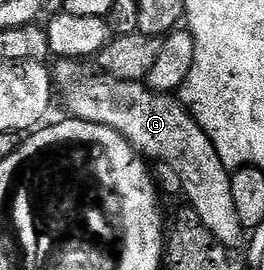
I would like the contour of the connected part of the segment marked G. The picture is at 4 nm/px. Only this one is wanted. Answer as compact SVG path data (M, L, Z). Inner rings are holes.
M61 60L56 65L55 82L58 87L78 81L69 90L68 113L72 117L112 126L120 130L146 159L162 158L181 181L184 201L195 212L199 212L201 222L210 229L215 240L230 248L240 244L243 231L231 197L232 173L223 164L223 160L219 160L219 152L215 152L215 144L211 144L207 132L199 128L197 121L190 116L180 100L173 94L160 94L149 89L144 81L111 78L104 72L81 78L81 70L77 67L80 65L73 60Z

